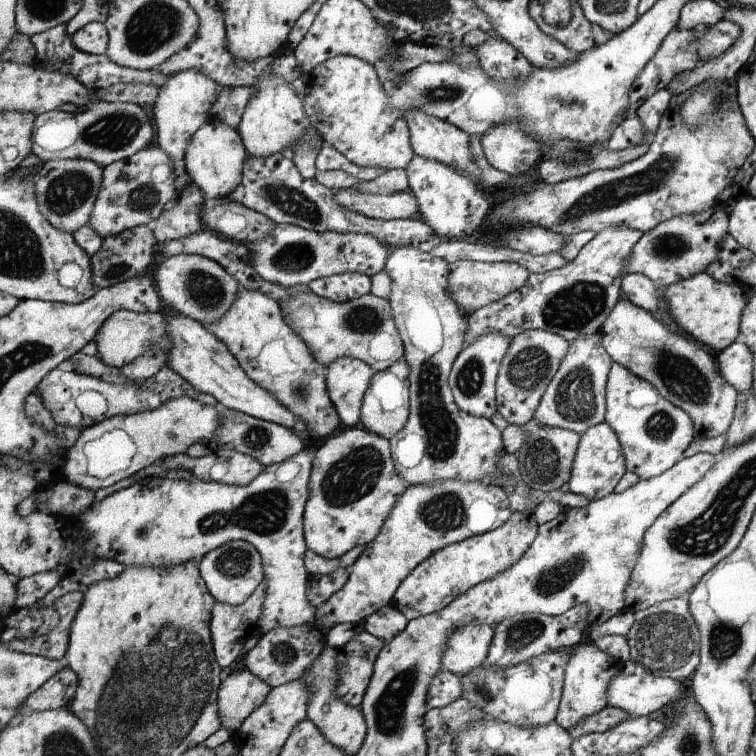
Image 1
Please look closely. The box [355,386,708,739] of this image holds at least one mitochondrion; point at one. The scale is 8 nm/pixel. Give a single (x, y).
(664, 640)

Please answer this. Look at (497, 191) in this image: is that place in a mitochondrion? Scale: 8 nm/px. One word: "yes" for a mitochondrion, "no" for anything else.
no

